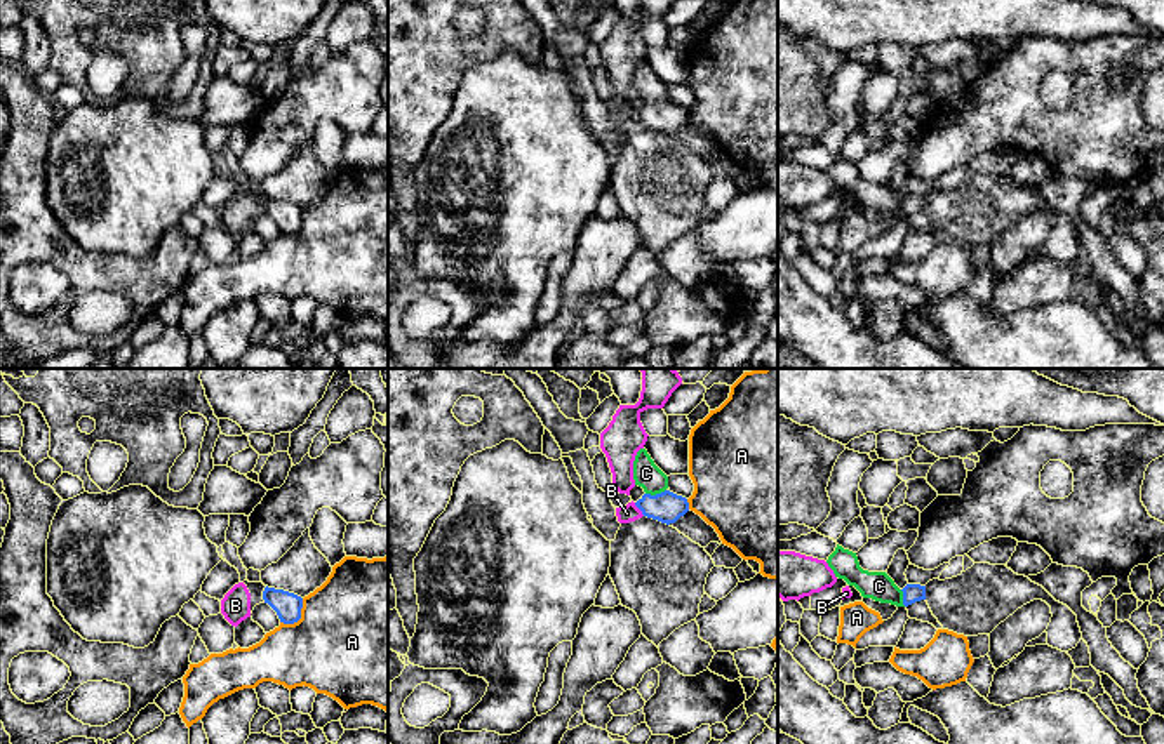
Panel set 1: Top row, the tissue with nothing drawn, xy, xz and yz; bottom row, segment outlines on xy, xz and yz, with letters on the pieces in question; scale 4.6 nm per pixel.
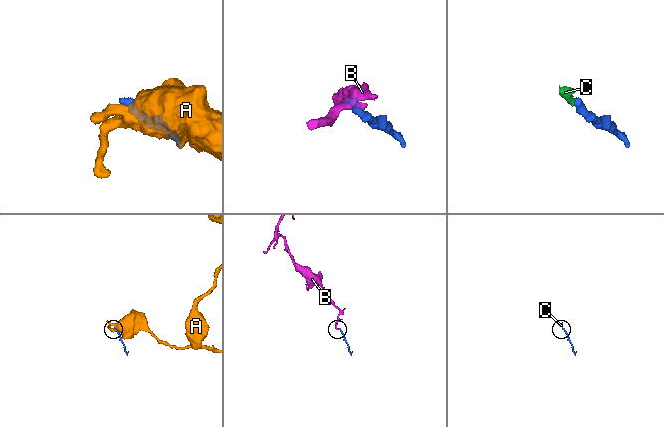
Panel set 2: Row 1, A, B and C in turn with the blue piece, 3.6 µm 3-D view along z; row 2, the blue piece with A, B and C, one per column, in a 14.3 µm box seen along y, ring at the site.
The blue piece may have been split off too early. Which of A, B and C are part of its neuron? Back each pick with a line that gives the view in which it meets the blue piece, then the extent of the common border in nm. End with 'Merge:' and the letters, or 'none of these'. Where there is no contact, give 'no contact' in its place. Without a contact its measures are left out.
C: contact in xz; length 100 nm
Merge: C

